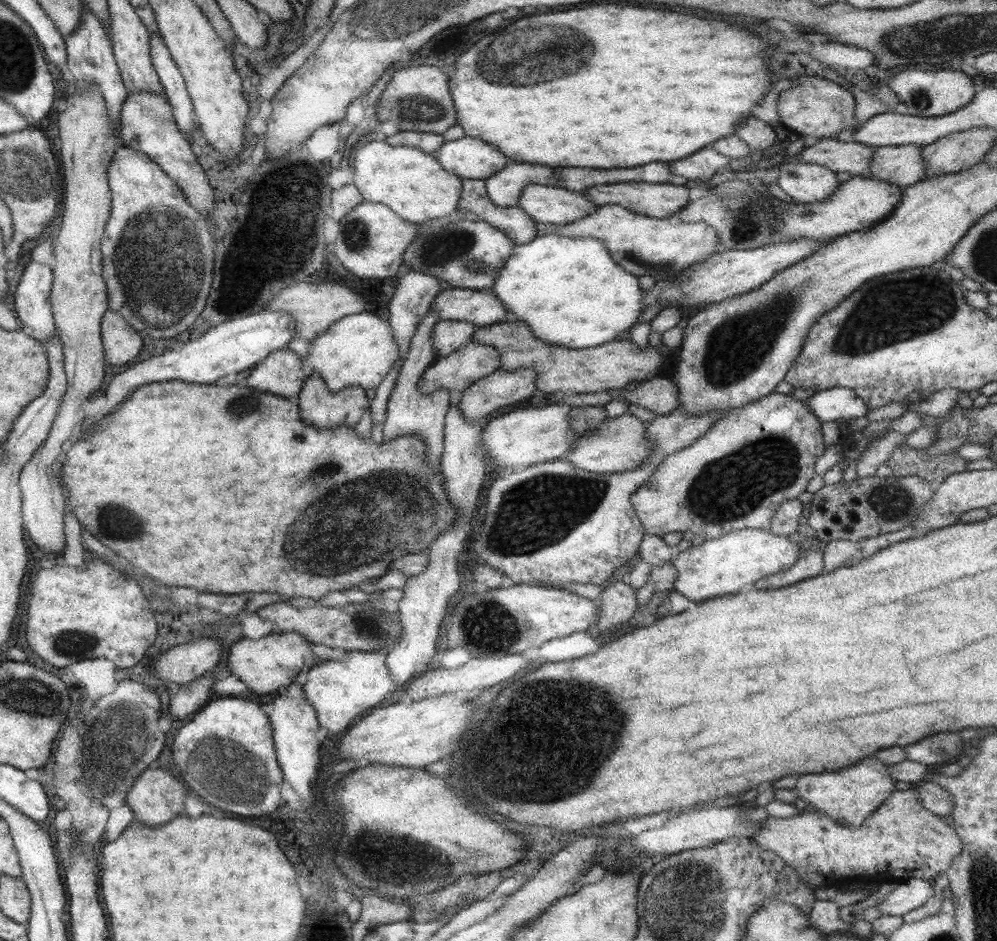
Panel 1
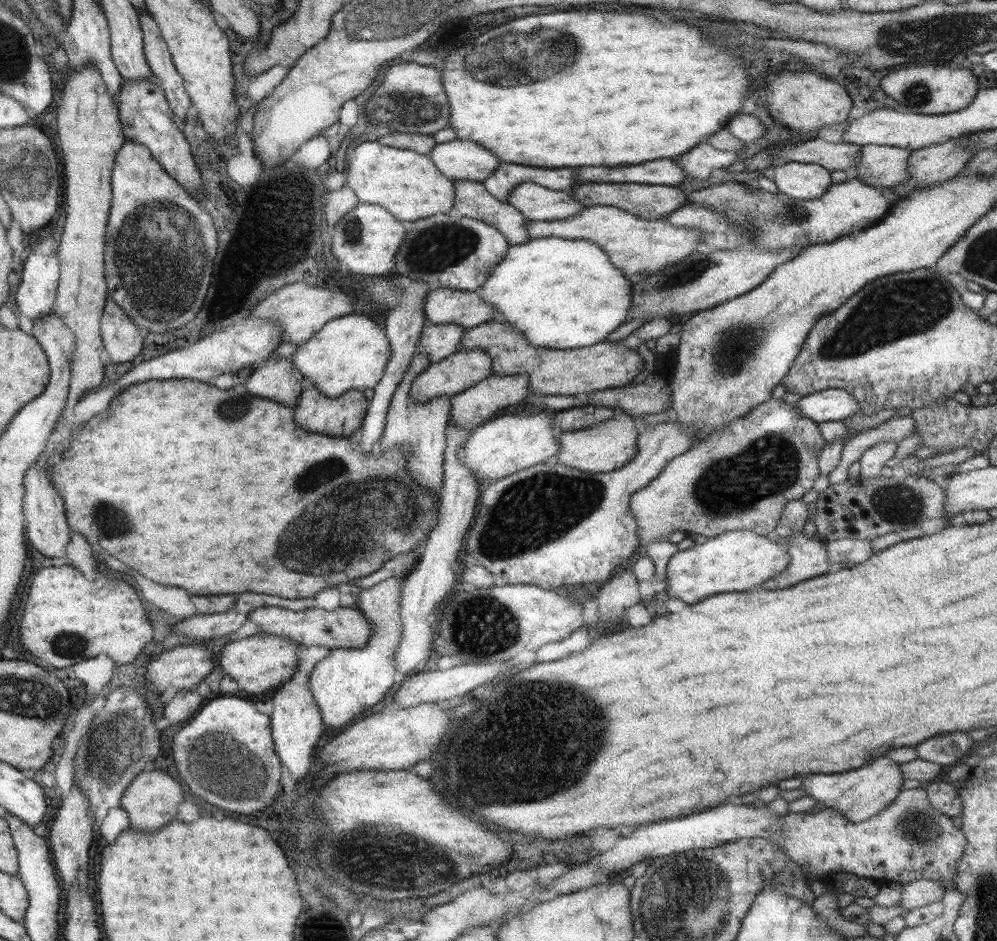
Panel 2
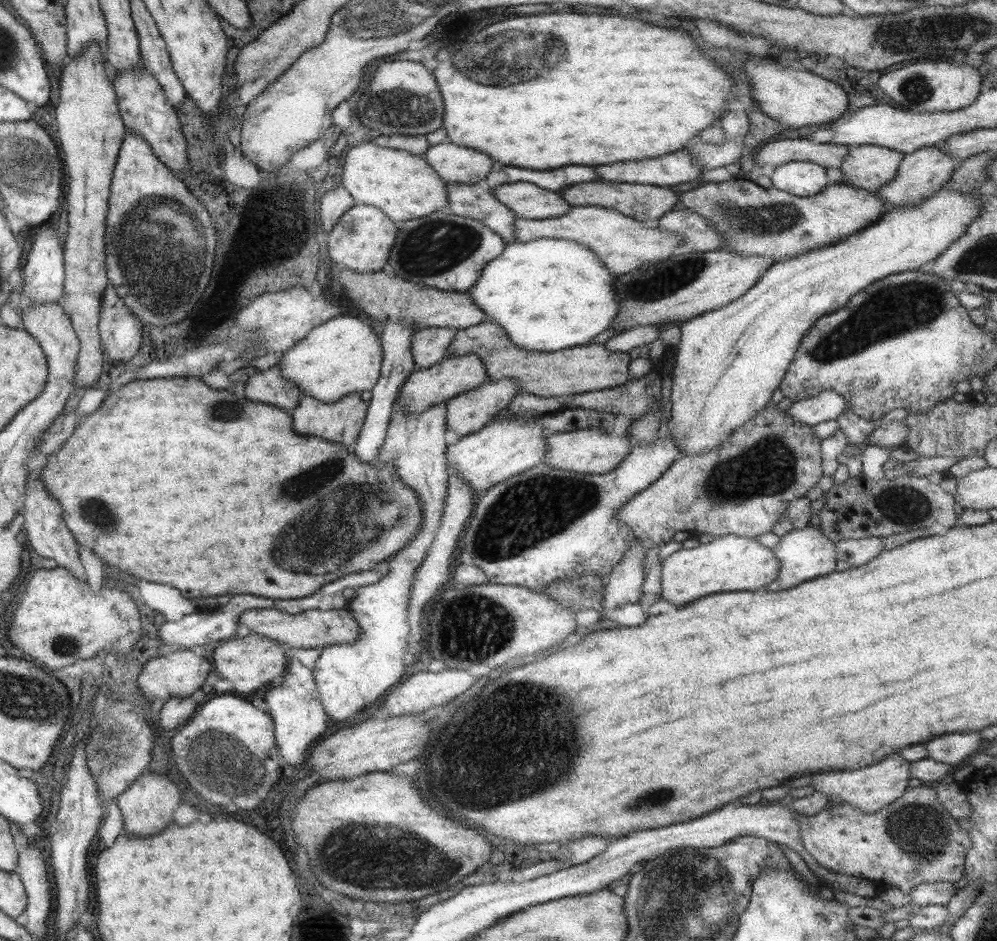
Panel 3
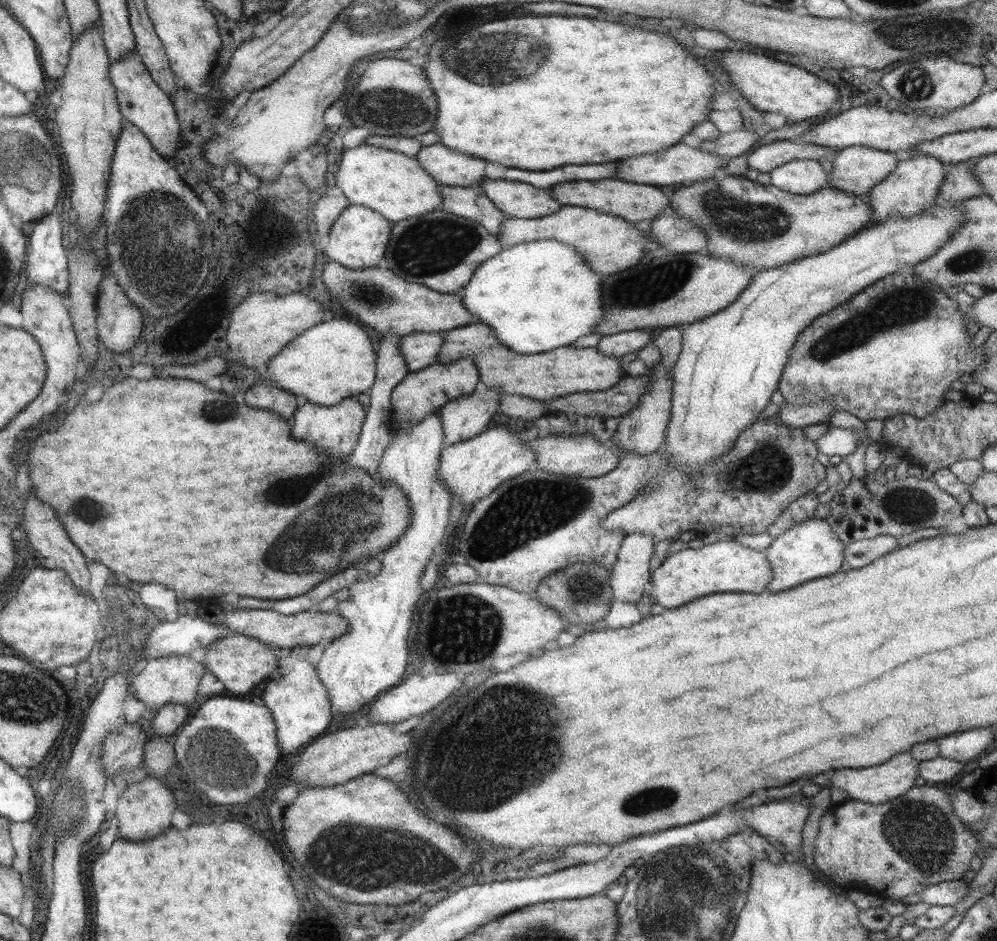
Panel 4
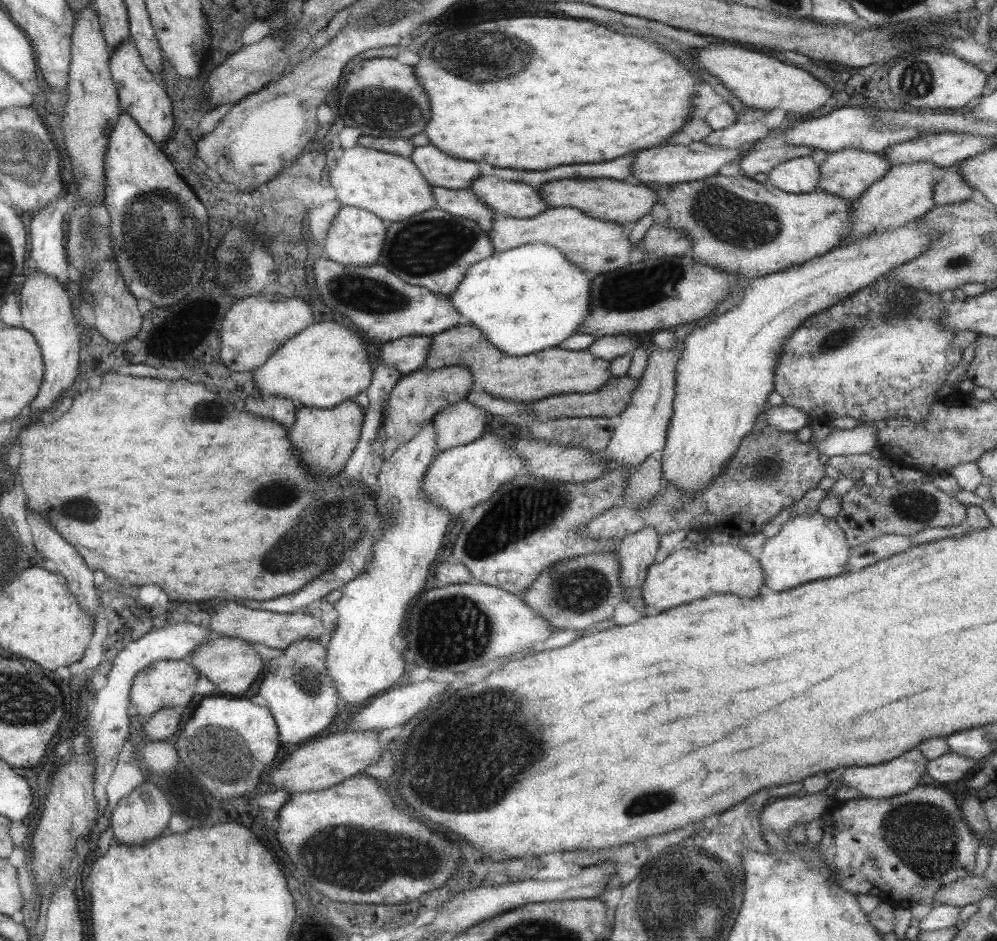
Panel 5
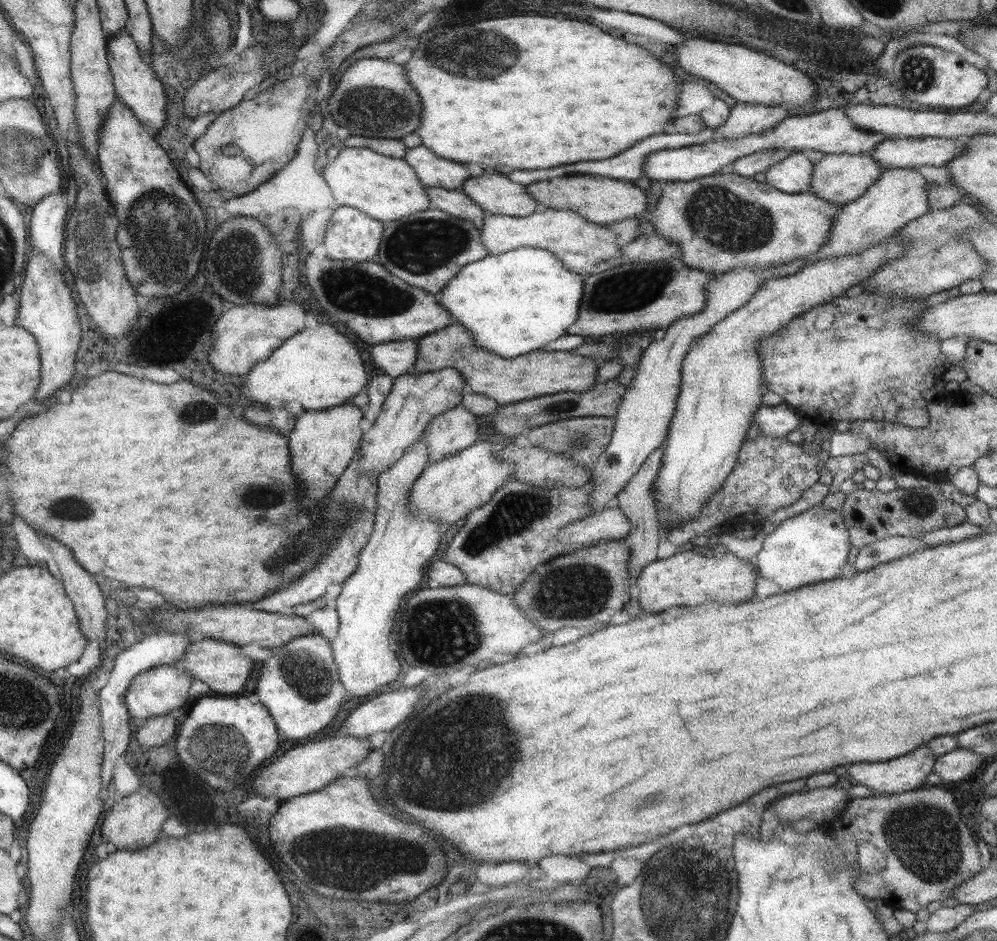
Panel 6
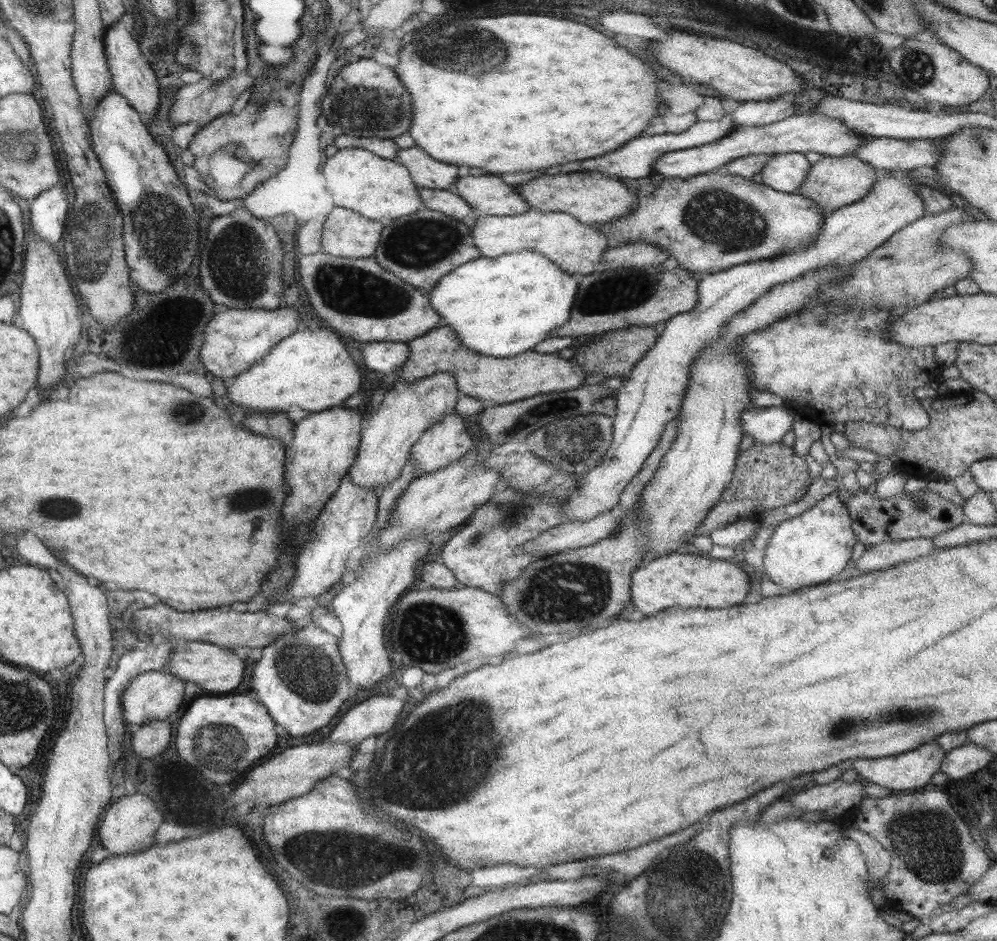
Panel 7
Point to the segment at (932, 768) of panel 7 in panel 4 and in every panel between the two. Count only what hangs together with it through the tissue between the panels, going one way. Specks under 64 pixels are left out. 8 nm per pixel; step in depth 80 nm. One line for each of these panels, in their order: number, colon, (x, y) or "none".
4: (877, 784)
5: (897, 776)
6: (905, 773)

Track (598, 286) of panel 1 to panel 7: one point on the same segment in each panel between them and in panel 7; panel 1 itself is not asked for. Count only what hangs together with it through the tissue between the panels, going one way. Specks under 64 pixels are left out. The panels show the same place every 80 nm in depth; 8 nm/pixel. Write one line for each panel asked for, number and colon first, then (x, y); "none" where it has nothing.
2: (558, 293)
3: (548, 294)
4: (536, 296)
5: (528, 298)
6: (513, 303)
7: (498, 307)

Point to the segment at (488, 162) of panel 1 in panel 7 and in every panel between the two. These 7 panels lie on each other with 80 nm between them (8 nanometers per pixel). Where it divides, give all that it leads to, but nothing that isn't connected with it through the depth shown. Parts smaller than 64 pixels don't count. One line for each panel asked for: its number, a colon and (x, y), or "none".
2: (458, 160)
3: (454, 164)
4: (447, 167)
5: (436, 169)
6: (431, 172)
7: (426, 173)

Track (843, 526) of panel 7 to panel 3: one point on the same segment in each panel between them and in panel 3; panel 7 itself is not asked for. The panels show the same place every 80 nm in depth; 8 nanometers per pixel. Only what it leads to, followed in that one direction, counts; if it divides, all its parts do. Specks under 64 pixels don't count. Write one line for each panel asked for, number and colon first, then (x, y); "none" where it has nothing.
3: (804, 554)
4: (810, 549)
5: (809, 547)
6: (813, 546)

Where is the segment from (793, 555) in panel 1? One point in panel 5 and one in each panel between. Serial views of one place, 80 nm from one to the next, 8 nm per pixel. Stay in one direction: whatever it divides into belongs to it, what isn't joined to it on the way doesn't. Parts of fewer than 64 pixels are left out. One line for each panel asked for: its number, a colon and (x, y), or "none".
2: (738, 560)
3: (727, 564)
4: (722, 567)
5: (685, 575)

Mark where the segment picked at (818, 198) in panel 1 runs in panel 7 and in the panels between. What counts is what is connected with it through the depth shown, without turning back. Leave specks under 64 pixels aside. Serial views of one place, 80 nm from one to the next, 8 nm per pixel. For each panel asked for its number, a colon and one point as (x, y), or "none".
2: (803, 181)
3: (800, 178)
4: (805, 176)
5: (797, 175)
6: (791, 175)
7: (784, 172)

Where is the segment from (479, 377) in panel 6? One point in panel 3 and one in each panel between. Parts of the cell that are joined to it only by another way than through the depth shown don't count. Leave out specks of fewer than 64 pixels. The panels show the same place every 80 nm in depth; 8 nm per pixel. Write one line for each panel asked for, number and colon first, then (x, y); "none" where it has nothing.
3: (589, 367)
4: (543, 376)
5: (551, 371)

